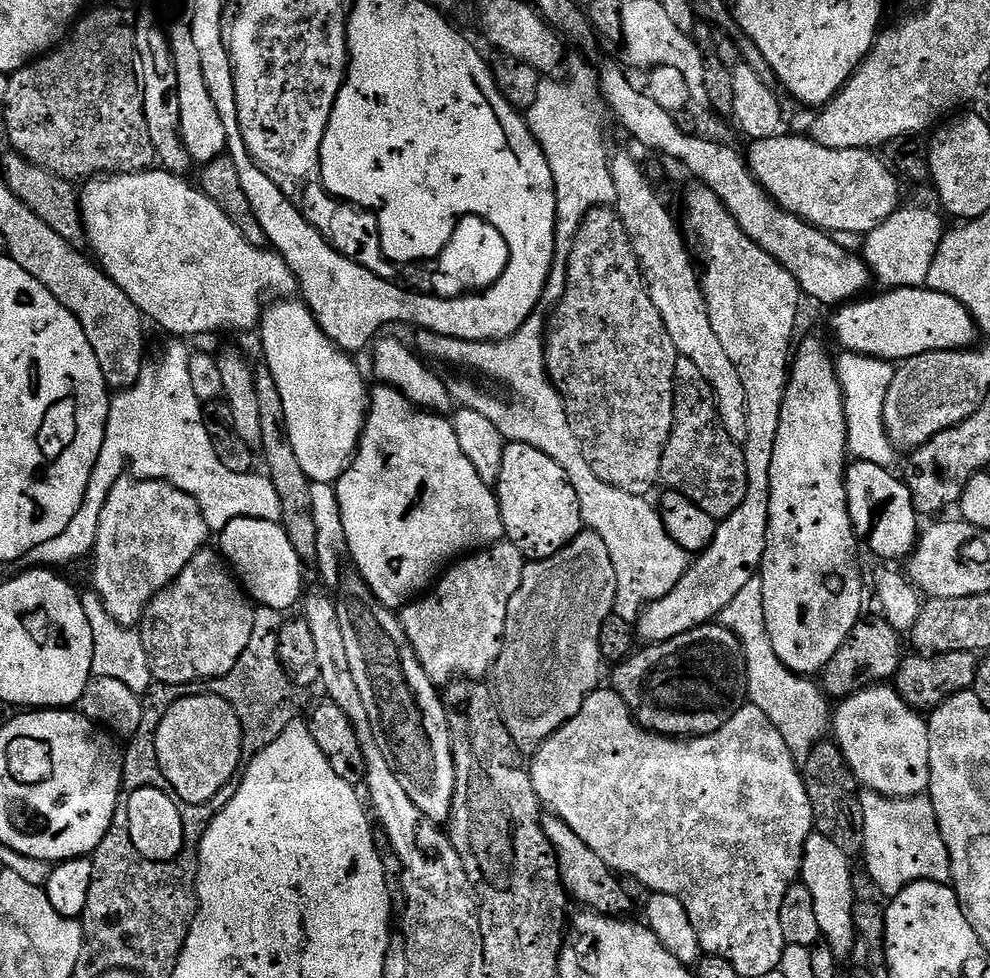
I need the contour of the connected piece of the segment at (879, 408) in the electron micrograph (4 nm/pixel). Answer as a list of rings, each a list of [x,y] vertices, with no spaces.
[[[841,351],[835,357],[836,376],[844,392],[844,413],[848,427],[848,450],[856,460],[865,460],[886,469],[893,467],[898,449],[884,428],[884,403],[896,368],[876,356],[859,356],[857,352]]]

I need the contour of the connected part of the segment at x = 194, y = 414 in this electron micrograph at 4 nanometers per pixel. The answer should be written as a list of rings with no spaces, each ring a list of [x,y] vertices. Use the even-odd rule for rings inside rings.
[[[168,342],[164,348],[164,353],[161,354],[160,360],[145,363],[142,374],[138,378],[138,382],[134,386],[117,391],[115,395],[111,397],[108,405],[108,421],[106,422],[106,438],[102,442],[102,454],[98,454],[98,462],[94,462],[94,470],[90,474],[90,482],[86,486],[86,494],[82,498],[82,506],[78,506],[78,514],[74,514],[74,518],[70,518],[70,526],[66,526],[66,530],[62,530],[62,534],[58,534],[58,538],[50,538],[50,542],[42,542],[42,546],[38,546],[34,550],[30,550],[21,558],[15,561],[14,568],[17,573],[28,571],[30,568],[51,568],[53,570],[59,569],[59,564],[70,564],[74,560],[84,556],[87,557],[91,553],[92,547],[96,544],[96,531],[98,530],[98,518],[102,514],[102,506],[106,506],[106,498],[110,494],[110,490],[114,486],[114,482],[119,480],[121,476],[125,475],[126,469],[135,479],[138,480],[165,480],[168,484],[178,486],[178,490],[182,490],[186,494],[190,494],[190,498],[194,498],[194,502],[198,502],[198,506],[202,510],[202,518],[206,518],[206,526],[209,533],[219,534],[227,524],[234,522],[234,518],[258,518],[259,520],[265,520],[266,522],[274,522],[280,524],[282,517],[280,511],[282,510],[282,502],[278,498],[278,490],[274,490],[272,481],[268,479],[267,475],[253,474],[252,472],[231,472],[226,470],[226,466],[222,466],[222,462],[218,462],[218,458],[214,454],[212,449],[212,443],[210,442],[210,434],[206,430],[204,425],[204,404],[194,394],[194,389],[190,384],[189,365],[192,352],[190,348],[187,348],[187,343],[184,342]]]

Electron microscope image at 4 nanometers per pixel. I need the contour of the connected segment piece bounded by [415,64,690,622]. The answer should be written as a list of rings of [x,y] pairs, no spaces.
[[[580,64],[573,70],[568,84],[559,84],[558,81],[556,78],[541,79],[538,98],[534,98],[534,106],[530,106],[526,114],[528,128],[538,146],[542,146],[546,162],[550,162],[550,174],[554,174],[556,187],[556,253],[546,290],[542,290],[538,306],[520,329],[505,340],[466,342],[420,330],[415,333],[415,347],[425,357],[433,356],[448,364],[473,368],[505,384],[520,399],[517,404],[507,404],[504,400],[495,400],[479,392],[472,384],[453,383],[450,388],[457,405],[478,410],[478,414],[486,414],[486,418],[498,426],[505,441],[534,446],[542,450],[542,454],[554,458],[554,462],[566,470],[566,478],[570,486],[574,486],[574,494],[578,494],[583,527],[598,534],[598,538],[606,542],[606,550],[610,550],[610,562],[614,562],[616,575],[615,615],[635,622],[648,605],[670,594],[670,590],[674,590],[678,581],[688,573],[690,554],[682,550],[674,538],[670,538],[651,499],[626,494],[602,482],[602,478],[590,470],[590,462],[586,462],[586,454],[582,454],[582,446],[578,438],[574,438],[574,430],[570,430],[560,392],[548,378],[544,353],[546,317],[558,306],[562,294],[566,294],[568,255],[574,246],[574,238],[578,238],[582,222],[595,208],[607,208],[616,203],[610,151],[604,145],[604,124],[600,121],[602,97],[597,73]]]

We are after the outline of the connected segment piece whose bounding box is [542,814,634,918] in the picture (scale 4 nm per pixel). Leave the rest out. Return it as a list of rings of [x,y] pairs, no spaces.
[[[548,814],[543,817],[542,823],[546,838],[552,847],[552,854],[556,857],[556,864],[560,868],[560,883],[564,885],[564,891],[575,903],[577,900],[580,906],[587,911],[596,912],[600,916],[617,918],[623,917],[631,908],[634,908],[634,901],[626,894],[626,890],[622,890],[621,877],[608,868],[606,862],[602,862],[602,858],[598,858],[598,854],[594,854],[594,850],[590,850],[590,846],[586,846],[586,842],[582,842],[582,838],[578,838],[578,834],[574,834],[574,830],[570,830],[570,826],[566,826],[566,822],[562,822],[557,816]]]

